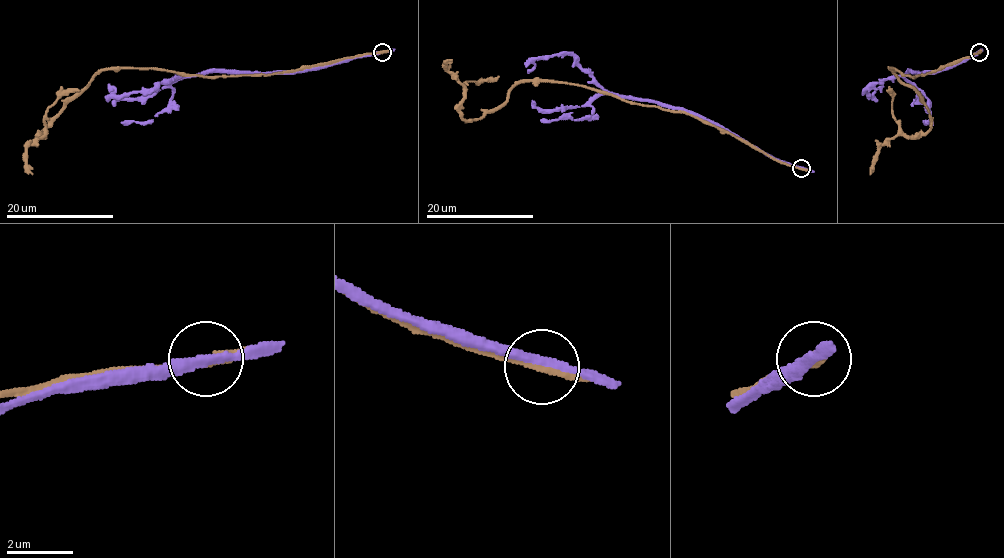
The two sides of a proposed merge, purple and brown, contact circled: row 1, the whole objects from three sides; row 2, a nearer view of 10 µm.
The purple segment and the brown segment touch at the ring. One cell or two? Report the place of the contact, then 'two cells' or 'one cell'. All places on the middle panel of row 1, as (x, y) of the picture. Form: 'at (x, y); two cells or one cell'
at (801, 168); two cells

